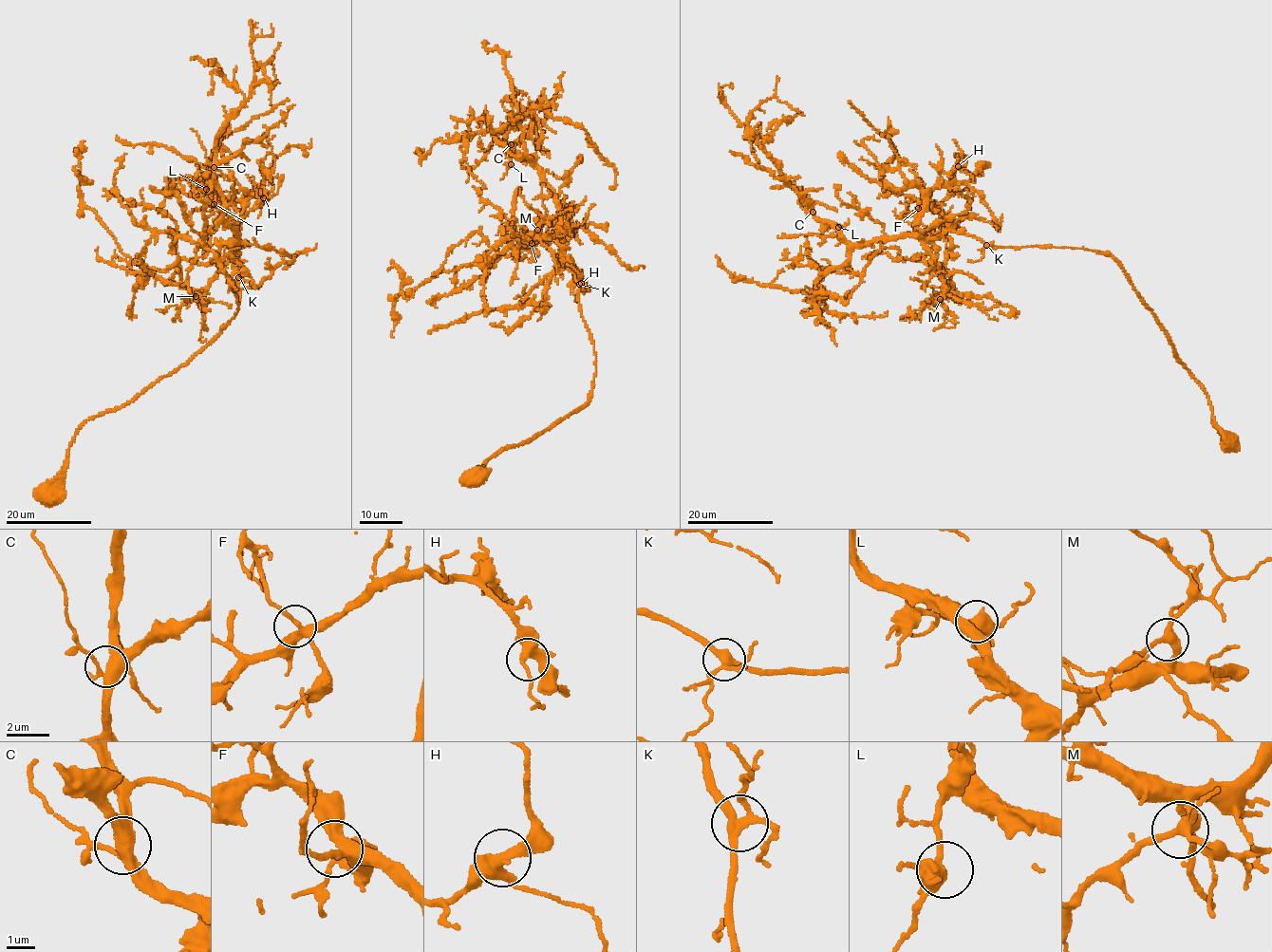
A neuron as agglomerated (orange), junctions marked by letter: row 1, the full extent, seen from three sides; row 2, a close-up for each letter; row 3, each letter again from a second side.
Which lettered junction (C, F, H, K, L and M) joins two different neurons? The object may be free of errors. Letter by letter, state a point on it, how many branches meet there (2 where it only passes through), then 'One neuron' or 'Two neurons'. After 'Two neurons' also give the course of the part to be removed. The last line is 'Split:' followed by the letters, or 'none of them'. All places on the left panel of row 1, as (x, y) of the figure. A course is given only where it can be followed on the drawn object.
C: Place: (214, 167). Branches: 4. One neuron
F: Place: (214, 204). Branches: 4. One neuron
H: Place: (263, 197). Branches: 4. One neuron
K: Place: (238, 277). Branches: 4. One neuron
L: Place: (206, 189). Branches: 4. One neuron
M: Place: (196, 296). Branches: 4. One neuron
Split: none of them

